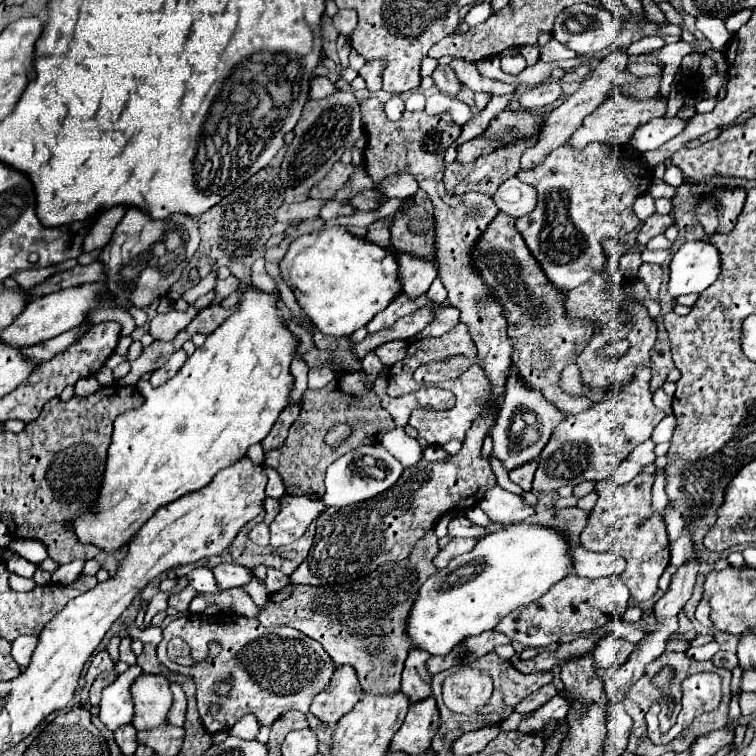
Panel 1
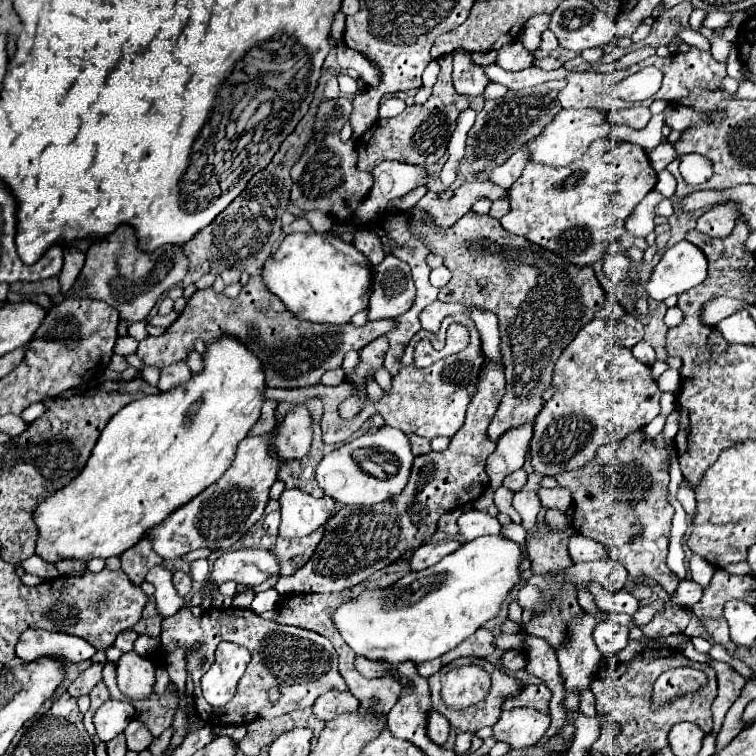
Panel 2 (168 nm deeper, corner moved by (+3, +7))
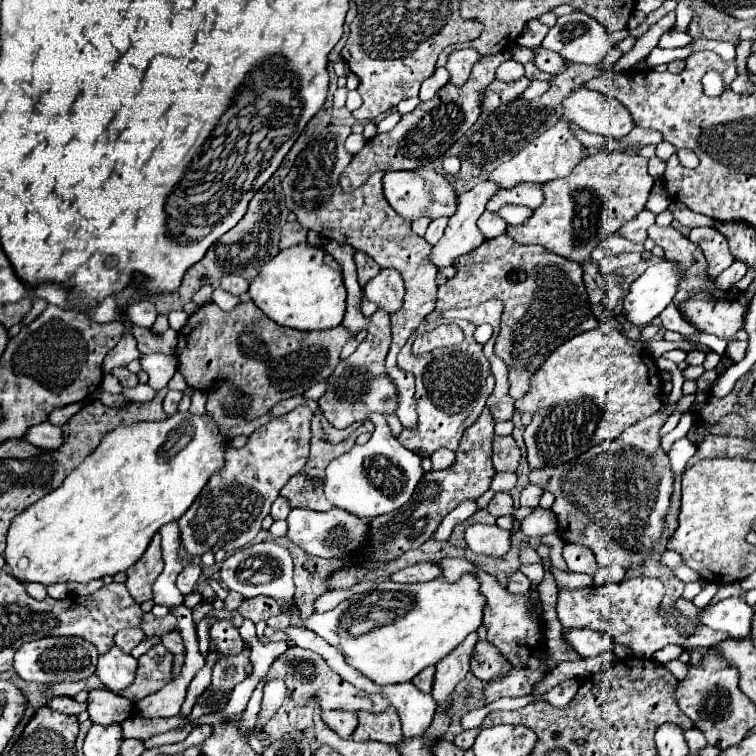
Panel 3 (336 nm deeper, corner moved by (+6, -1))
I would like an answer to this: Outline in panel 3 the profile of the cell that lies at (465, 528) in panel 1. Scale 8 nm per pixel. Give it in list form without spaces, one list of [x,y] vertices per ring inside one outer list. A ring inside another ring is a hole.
[[[473,524],[465,532],[465,540],[473,552],[501,558],[511,548],[511,530],[501,530],[495,524]]]

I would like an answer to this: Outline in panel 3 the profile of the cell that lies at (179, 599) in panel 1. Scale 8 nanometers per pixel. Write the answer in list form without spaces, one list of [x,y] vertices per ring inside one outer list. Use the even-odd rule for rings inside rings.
[[[193,564],[183,568],[183,572],[177,578],[177,588],[181,590],[181,594],[191,594],[197,588],[201,572],[203,572],[203,568],[201,566],[193,566]]]

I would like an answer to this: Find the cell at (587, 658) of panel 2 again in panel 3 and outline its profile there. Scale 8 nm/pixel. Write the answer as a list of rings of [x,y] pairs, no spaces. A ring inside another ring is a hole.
[[[625,578],[617,584],[597,586],[591,588],[559,588],[559,600],[557,600],[557,614],[563,624],[563,628],[591,628],[599,632],[608,633],[616,643],[623,644],[637,656],[637,658],[651,658],[653,652],[661,650],[667,644],[675,644],[681,648],[689,646],[701,646],[709,648],[715,642],[732,639],[727,632],[711,630],[707,626],[701,626],[695,630],[695,634],[683,636],[679,634],[665,616],[659,612],[661,598],[665,596],[665,586],[657,578]]]

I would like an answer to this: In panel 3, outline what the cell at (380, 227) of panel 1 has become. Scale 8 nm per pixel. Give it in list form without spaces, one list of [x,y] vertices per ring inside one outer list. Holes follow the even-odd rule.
[[[355,252],[353,260],[355,260],[357,272],[359,272],[359,284],[361,284],[361,288],[363,288],[371,278],[375,278],[375,274],[377,274],[381,268],[375,264],[375,260],[371,260],[371,258],[369,258],[367,254],[363,254],[363,252]]]

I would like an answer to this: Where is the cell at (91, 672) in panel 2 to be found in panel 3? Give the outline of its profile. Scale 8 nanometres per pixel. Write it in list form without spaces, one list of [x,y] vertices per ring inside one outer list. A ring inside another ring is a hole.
[[[51,698],[51,700],[47,700],[47,706],[51,710],[63,712],[63,714],[75,714],[75,716],[85,712],[85,708],[87,708],[87,704],[79,704],[75,700],[67,700],[67,698]]]

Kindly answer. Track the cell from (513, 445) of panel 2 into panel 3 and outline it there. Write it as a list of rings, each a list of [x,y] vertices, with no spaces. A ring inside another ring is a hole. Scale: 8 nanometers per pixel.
[[[497,472],[495,474],[495,480],[491,484],[491,490],[493,492],[509,492],[517,482],[517,476],[511,474],[511,472]]]

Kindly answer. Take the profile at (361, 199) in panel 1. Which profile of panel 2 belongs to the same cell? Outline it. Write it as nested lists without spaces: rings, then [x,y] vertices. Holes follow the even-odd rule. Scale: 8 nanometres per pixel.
[[[414,208],[414,212],[410,210],[406,214],[406,226],[424,244],[428,244],[430,252],[442,256],[444,266],[452,272],[452,280],[438,292],[440,302],[460,302],[470,308],[492,310],[498,316],[500,338],[502,338],[500,350],[502,350],[504,368],[506,368],[506,394],[488,426],[488,438],[498,440],[508,428],[520,426],[526,420],[534,420],[540,414],[544,406],[542,394],[552,384],[554,364],[558,356],[574,340],[580,328],[586,326],[590,320],[594,320],[594,314],[602,308],[602,302],[606,298],[604,290],[600,288],[592,268],[578,268],[558,258],[554,252],[538,248],[536,244],[530,244],[526,238],[506,232],[500,226],[500,222],[492,216],[480,216],[480,214],[468,212],[450,228],[440,230],[436,228],[436,222],[426,210]]]

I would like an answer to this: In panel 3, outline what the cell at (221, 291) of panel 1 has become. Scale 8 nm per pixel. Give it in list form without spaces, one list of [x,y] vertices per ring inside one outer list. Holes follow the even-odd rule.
[[[229,274],[229,276],[225,276],[221,280],[221,288],[227,290],[227,292],[231,292],[233,296],[241,296],[243,292],[249,290],[249,282],[245,278],[237,276],[237,274]]]

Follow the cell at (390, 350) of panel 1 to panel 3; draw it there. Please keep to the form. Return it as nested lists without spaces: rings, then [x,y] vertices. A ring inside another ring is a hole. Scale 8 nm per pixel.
[[[377,310],[369,318],[367,338],[357,346],[357,350],[349,358],[339,360],[339,364],[327,378],[325,394],[317,400],[319,410],[323,412],[323,416],[327,418],[329,424],[333,424],[335,428],[347,428],[355,422],[367,420],[371,412],[377,412],[377,414],[395,412],[397,390],[385,370],[385,356],[389,352],[389,344],[391,344],[389,314],[385,310]]]

